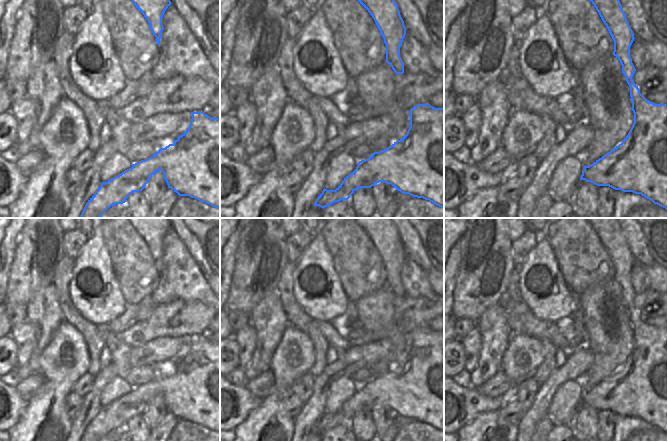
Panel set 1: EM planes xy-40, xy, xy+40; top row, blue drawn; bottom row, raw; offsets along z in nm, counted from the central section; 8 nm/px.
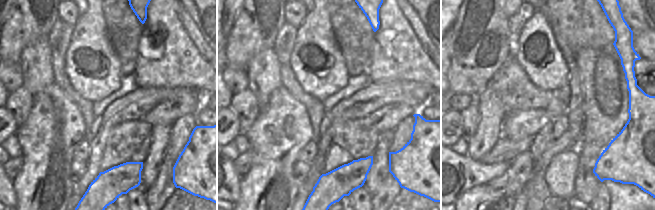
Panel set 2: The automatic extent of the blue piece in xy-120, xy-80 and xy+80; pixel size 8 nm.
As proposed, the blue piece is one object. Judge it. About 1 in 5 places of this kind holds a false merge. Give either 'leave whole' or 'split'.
leave whole

